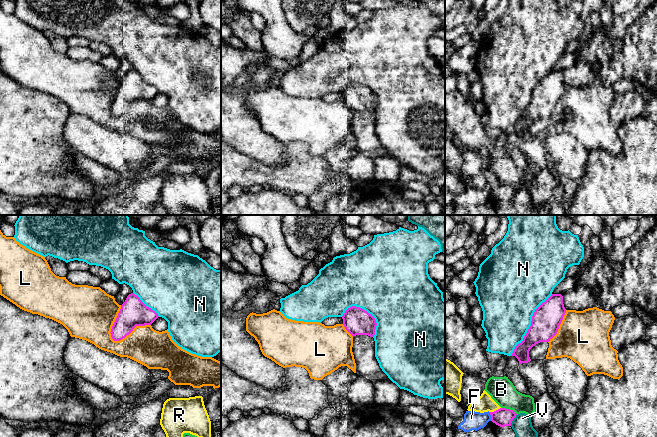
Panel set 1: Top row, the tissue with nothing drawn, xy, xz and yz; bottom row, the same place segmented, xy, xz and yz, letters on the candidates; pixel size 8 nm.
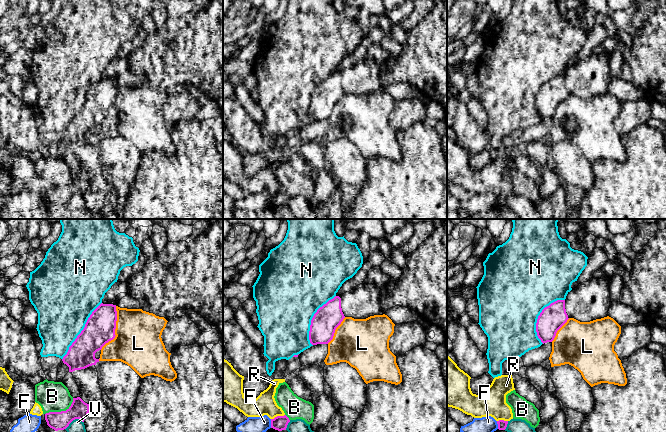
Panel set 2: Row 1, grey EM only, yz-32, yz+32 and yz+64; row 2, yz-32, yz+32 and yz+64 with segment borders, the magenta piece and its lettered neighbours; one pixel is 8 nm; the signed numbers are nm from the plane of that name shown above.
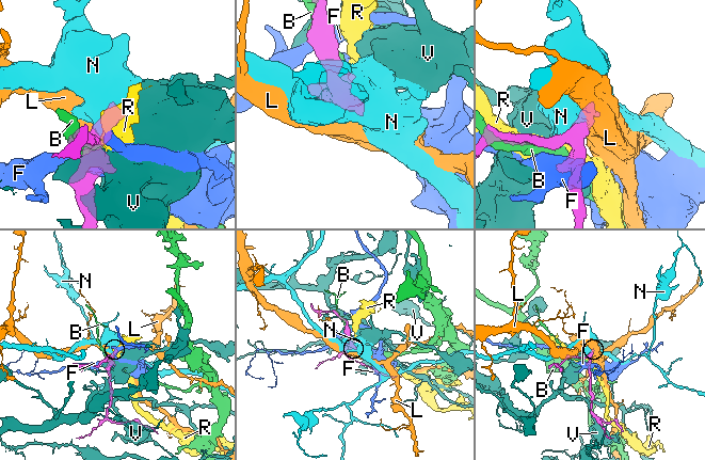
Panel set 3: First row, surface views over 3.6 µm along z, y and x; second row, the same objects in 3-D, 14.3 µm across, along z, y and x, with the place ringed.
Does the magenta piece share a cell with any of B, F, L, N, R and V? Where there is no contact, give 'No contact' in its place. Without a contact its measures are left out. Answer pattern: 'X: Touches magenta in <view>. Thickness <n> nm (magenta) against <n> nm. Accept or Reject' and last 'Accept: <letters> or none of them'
B: Touches magenta in yz. Thickness 150 nm (magenta) against 200 nm. Reject
F: Touches magenta in yz. Thickness 150 nm (magenta) against 150 nm. Reject
L: Touches magenta in xy. Thickness 220 nm (magenta) against 300 nm. Reject
N: Touches magenta in yz. Thickness 220 nm (magenta) against 440 nm. Reject
R: Touches magenta in yz. Thickness 150 nm (magenta) against 140 nm. Reject
V: Touches magenta in yz. Thickness 150 nm (magenta) against 180 nm. Reject
Accept: none of them

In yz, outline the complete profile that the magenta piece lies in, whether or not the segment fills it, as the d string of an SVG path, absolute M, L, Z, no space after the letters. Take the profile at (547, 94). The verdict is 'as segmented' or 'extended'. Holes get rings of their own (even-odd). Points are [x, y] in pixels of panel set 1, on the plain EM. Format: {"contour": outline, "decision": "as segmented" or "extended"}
{"contour": "M584 62L572 64L563 72L552 70L535 86L531 102L511 132L515 132L519 140L530 138L530 125L540 118L549 118L557 110L567 86L583 87L597 82L595 65Z", "decision": "extended"}

